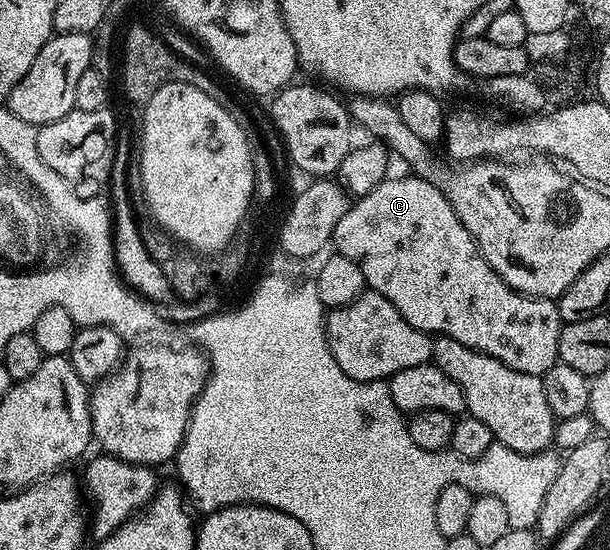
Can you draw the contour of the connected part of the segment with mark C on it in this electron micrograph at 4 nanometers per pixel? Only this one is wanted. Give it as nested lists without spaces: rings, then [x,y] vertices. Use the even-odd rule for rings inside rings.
[[[386,176],[371,192],[360,195],[350,205],[343,220],[335,224],[332,249],[359,264],[366,287],[391,300],[407,324],[430,336],[459,340],[459,344],[467,344],[467,348],[475,348],[519,372],[538,376],[547,373],[559,361],[557,349],[563,323],[556,301],[531,298],[512,290],[487,264],[471,232],[463,228],[455,208],[451,208],[447,196],[435,184],[416,176],[393,177]]]

